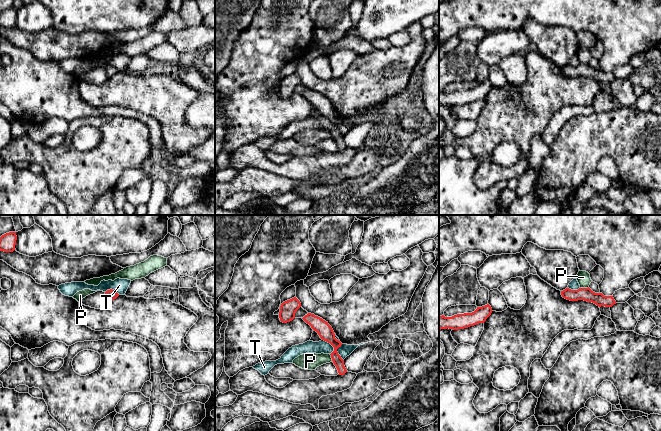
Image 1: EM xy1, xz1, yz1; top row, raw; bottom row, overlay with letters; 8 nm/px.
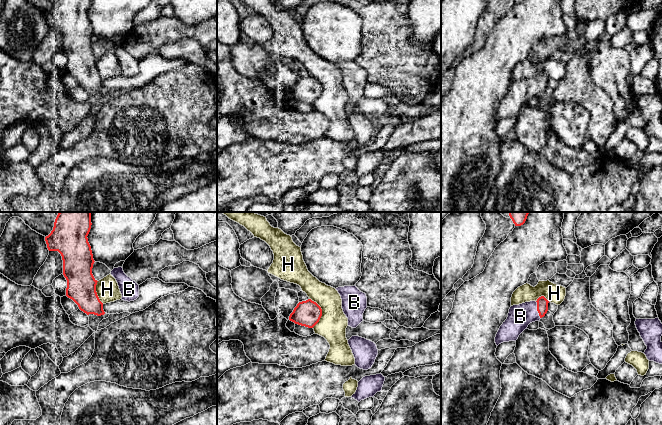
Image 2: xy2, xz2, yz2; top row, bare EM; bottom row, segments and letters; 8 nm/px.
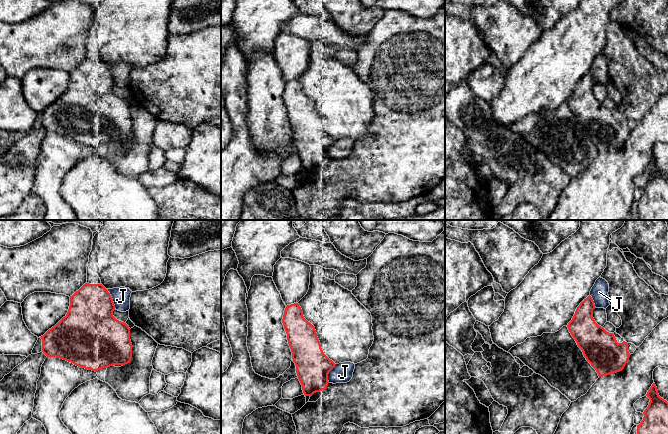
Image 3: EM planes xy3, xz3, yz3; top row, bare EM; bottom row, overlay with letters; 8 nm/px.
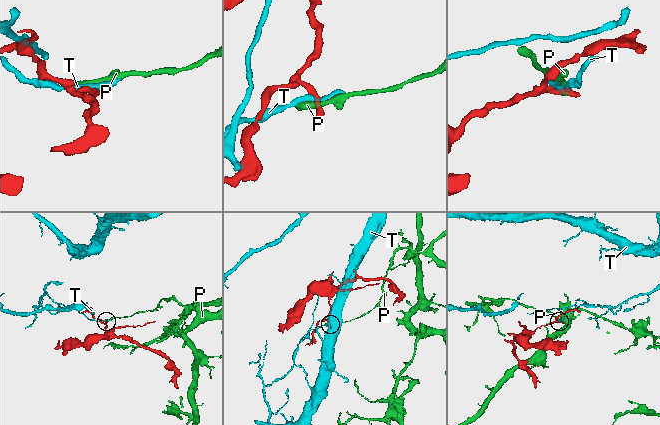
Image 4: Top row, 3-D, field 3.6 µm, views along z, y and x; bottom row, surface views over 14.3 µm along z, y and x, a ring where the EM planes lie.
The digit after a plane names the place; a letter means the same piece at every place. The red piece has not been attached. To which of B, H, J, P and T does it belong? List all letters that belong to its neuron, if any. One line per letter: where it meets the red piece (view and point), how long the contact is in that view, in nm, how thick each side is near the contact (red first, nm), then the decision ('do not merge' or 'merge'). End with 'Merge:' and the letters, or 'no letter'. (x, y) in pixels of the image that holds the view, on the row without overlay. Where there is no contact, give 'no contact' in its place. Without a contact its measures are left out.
B: yz2 (537, 86) | 150 nm | 100/190 nm | merge
H: xz2 (321, 88) | 240 nm | 220/220 nm | do not merge
J: xy3 (112, 75) | 180 nm | 380/140 nm | do not merge
P: yz1 (584, 64) | 70 nm | 110/110 nm | do not merge
T: xz1 (331, 120) | 140 nm | 120/100 nm | do not merge
Merge: B

